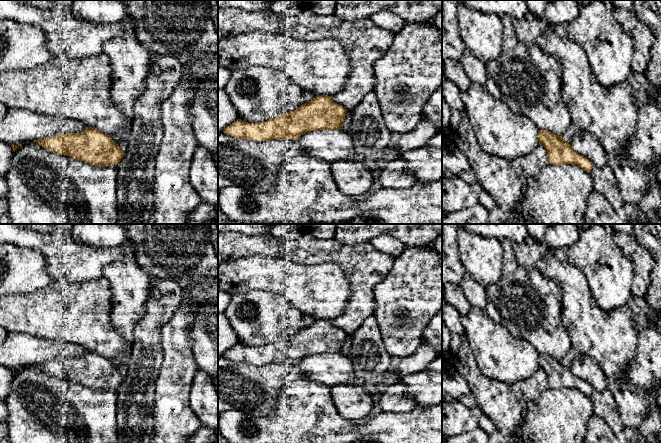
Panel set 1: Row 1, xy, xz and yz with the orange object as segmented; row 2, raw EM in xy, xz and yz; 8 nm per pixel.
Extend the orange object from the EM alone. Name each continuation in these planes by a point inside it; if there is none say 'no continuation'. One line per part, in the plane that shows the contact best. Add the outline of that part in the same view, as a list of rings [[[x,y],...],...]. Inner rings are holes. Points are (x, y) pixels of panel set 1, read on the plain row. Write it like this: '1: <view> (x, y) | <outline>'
1: xz (347, 345) | [[[348,334],[344,343],[344,349],[342,351],[342,354],[346,357],[349,356],[349,350],[351,348],[352,344],[352,334]]]

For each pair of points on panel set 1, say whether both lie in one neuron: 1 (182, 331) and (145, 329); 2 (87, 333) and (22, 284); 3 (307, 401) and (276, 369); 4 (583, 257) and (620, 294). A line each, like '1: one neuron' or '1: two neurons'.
1: two neurons
2: two neurons
3: two neurons
4: one neuron

